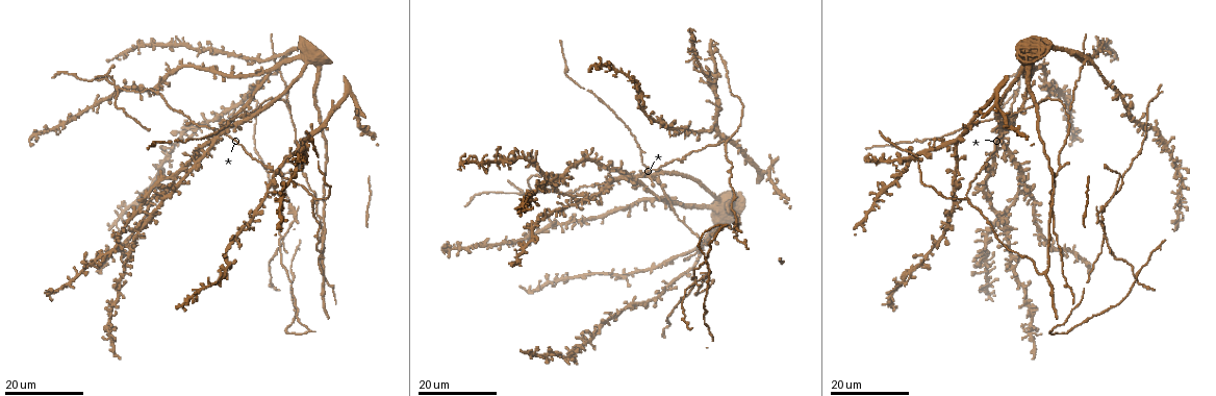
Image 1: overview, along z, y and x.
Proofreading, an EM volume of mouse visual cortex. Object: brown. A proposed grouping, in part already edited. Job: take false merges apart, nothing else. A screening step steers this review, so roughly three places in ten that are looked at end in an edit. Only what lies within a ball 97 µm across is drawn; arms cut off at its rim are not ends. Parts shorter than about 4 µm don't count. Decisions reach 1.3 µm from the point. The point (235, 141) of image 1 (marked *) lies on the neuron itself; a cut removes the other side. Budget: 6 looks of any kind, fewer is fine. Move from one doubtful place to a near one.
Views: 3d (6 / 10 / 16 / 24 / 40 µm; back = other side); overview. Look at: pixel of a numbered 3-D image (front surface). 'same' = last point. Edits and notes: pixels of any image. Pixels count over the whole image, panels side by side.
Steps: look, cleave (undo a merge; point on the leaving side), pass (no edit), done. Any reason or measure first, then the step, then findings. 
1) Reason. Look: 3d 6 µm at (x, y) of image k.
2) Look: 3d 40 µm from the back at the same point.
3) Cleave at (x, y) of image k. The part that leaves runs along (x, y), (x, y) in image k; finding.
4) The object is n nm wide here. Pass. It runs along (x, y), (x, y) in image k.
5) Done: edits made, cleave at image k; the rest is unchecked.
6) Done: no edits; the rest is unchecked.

Look: 3d 16 µm at (242, 117) of image 1.

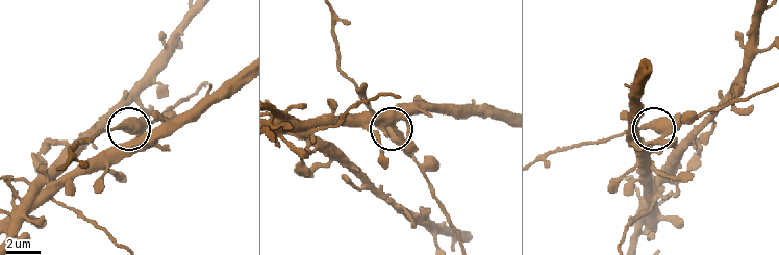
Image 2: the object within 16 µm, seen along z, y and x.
Zoom in. Look: 3d 10 µm at (656, 122) of image 2.

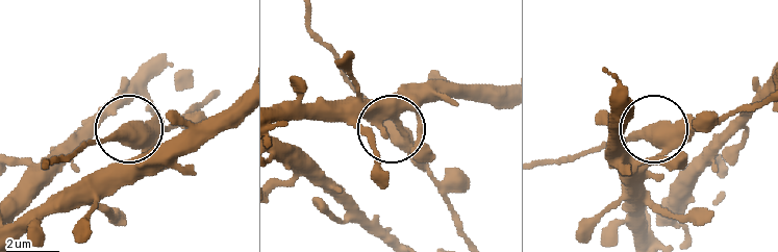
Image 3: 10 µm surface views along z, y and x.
Pass. Continuous, no second neuron.

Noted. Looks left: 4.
Thick turns thin. Look: 3d 24 µm at (567, 67) of image 1.

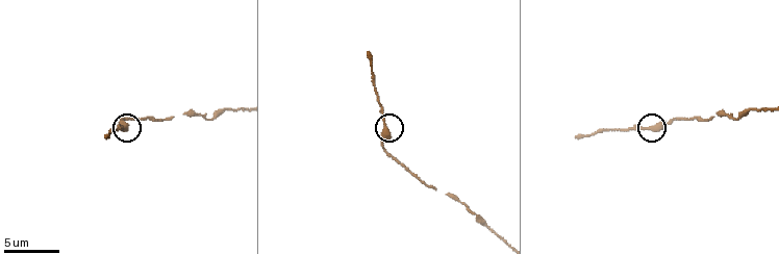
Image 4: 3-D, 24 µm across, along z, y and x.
Look: 3d 6 µm at (647, 127) of image 4.

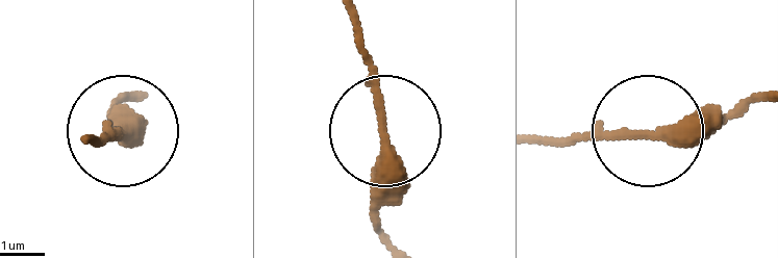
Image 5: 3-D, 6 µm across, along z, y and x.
Pass. It runs along (391, 238), (379, 216), (379, 82), (357, 19) in image 5; all the same neuron.

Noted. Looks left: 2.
Arms part here. Look: 3d 24 µm at (115, 88) of image 1.

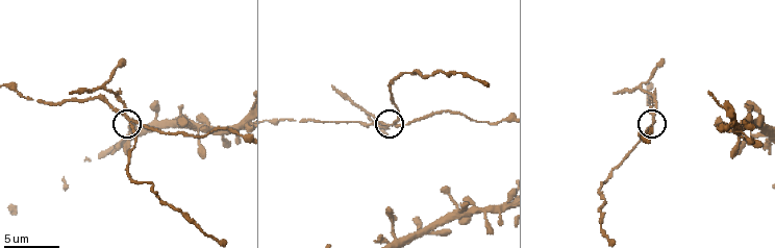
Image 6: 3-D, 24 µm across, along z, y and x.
Look: 3d 6 µm at (391, 125) of image 6.

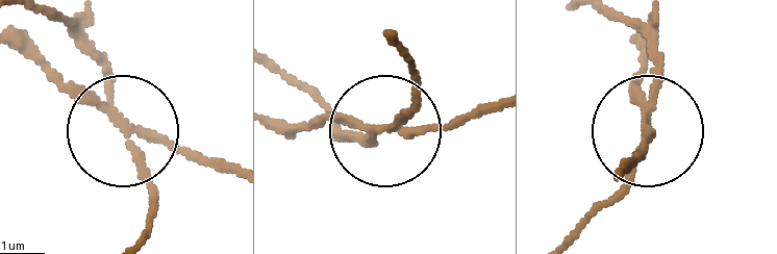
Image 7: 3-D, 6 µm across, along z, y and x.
The side arm is 19 µm long. Cleave at (99, 58) of image 7. The part that leaves runs along (113, 121), (146, 195), (143, 239) in image 7; a second neuron is stuck on.

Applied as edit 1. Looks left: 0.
Done: edits made, cleave at image 7; the rest is unchecked.

